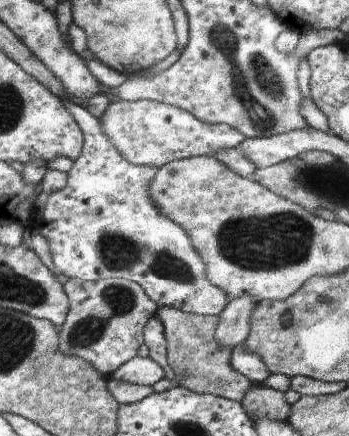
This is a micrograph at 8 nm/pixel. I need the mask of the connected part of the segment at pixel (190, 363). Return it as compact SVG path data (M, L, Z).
M157 308L158 318L163 324L167 340L167 362L174 372L174 386L194 392L210 393L242 403L251 382L230 366L232 348L224 348L214 340L218 316L188 314L173 308Z

